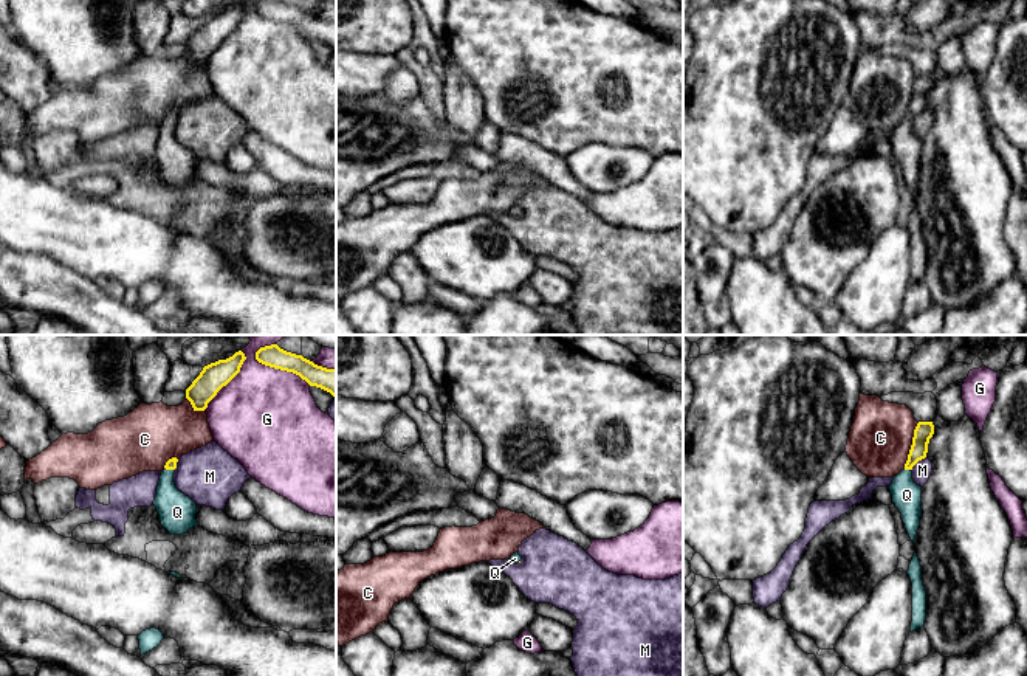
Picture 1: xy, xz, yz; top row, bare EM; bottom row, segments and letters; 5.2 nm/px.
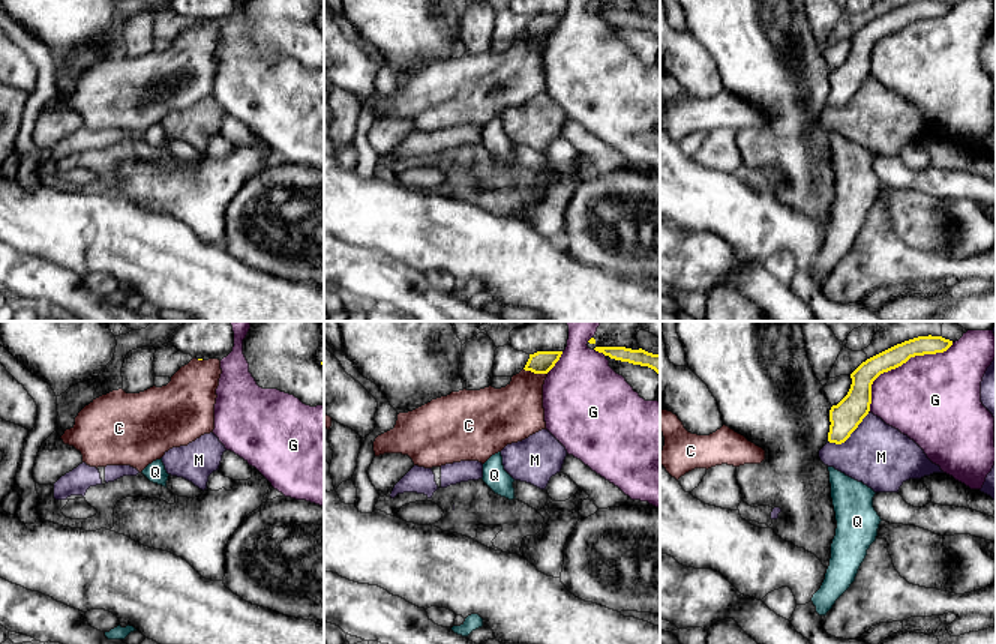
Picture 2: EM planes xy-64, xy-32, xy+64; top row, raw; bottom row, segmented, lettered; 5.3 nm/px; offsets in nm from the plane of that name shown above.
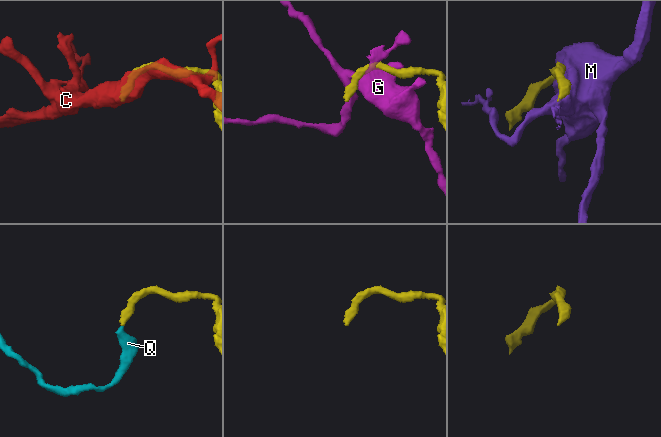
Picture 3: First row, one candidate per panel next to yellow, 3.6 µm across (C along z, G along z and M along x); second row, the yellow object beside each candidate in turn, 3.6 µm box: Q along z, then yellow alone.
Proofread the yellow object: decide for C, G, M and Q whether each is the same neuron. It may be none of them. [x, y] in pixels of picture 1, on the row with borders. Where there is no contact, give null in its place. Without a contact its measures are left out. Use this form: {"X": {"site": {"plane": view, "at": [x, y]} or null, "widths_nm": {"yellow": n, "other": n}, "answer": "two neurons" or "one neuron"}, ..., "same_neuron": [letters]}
{"C": {"site": {"plane": "yz", "at": [911, 445]}, "widths_nm": {"yellow": 100, "other": 320}, "answer": "two neurons"}, "G": {"site": {"plane": "xy", "at": [281, 369]}, "widths_nm": {"yellow": 110, "other": 500}, "answer": "two neurons"}, "M": {"site": {"plane": "yz", "at": [917, 461]}, "widths_nm": {"yellow": 100, "other": 100}, "answer": "two neurons"}, "Q": {"site": {"plane": "yz", "at": [906, 469]}, "widths_nm": {"yellow": 100, "other": 160}, "answer": "one neuron"}, "same_neuron": ["Q"]}

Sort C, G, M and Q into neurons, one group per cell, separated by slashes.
C / G / M / Q

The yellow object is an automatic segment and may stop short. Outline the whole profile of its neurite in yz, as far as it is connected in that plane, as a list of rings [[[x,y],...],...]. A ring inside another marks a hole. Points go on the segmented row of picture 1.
[[[933,422],[917,423],[905,468],[894,476],[892,484],[889,485],[892,502],[902,513],[905,529],[914,544],[922,516],[922,487],[914,482],[911,470],[919,460],[926,457],[928,443],[933,434]]]

